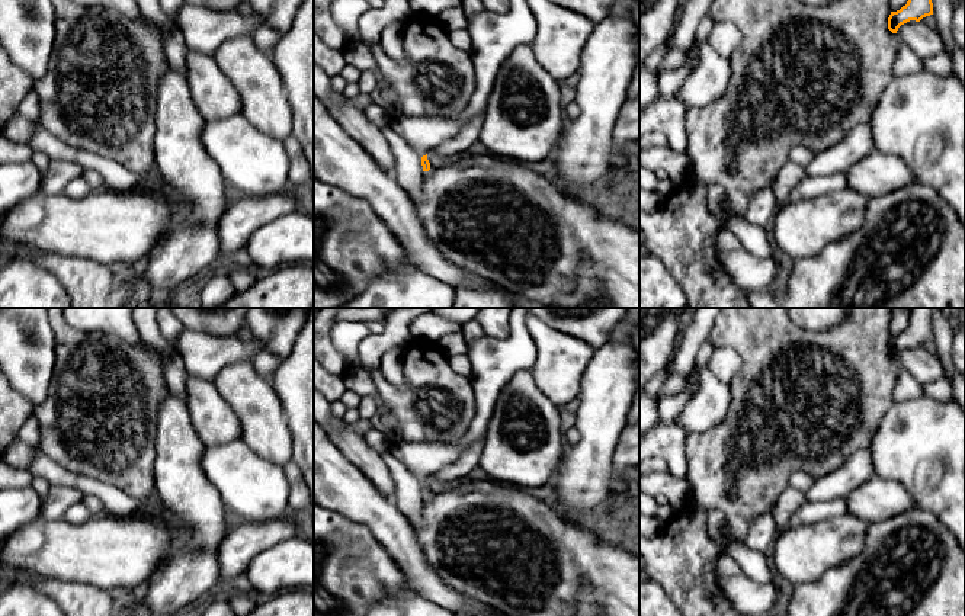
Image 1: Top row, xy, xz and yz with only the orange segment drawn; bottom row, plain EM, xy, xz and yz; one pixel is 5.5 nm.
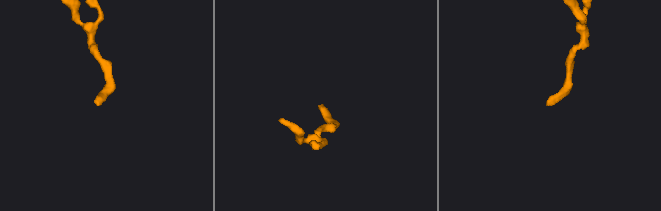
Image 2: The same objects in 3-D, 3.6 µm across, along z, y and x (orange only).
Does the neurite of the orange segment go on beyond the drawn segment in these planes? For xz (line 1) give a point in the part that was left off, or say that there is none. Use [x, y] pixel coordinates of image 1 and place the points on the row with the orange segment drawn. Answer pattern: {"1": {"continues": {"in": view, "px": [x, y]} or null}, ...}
{"1": {"continues": {"in": "xz", "px": [494, 37]}}}

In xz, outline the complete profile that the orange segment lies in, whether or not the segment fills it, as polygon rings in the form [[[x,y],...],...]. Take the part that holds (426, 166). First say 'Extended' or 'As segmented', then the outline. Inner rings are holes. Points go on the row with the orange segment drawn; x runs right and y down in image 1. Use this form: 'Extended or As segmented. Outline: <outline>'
Extended. Outline: [[[510,0],[510,10],[503,15],[482,10],[467,19],[477,81],[467,109],[449,119],[403,115],[391,121],[391,128],[421,157],[423,171],[430,170],[427,155],[439,144],[456,137],[469,121],[485,113],[501,64],[517,45],[532,44],[538,32],[526,0]]]

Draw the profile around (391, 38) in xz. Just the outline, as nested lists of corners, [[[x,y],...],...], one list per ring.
[[[404,17],[389,26],[387,26],[381,32],[381,46],[384,52],[395,61],[397,64],[404,62],[405,60],[405,52],[403,48],[403,31],[404,26],[411,20],[413,17]]]

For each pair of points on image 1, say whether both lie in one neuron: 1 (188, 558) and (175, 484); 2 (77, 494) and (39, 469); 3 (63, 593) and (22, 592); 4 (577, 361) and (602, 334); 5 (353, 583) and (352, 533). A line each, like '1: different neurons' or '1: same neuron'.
1: same neuron
2: different neurons
3: different neurons
4: different neurons
5: same neuron

